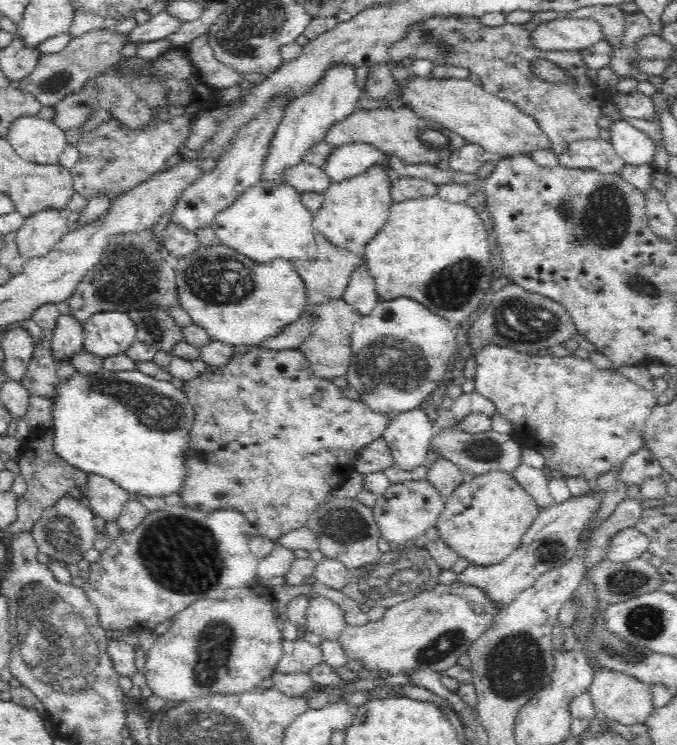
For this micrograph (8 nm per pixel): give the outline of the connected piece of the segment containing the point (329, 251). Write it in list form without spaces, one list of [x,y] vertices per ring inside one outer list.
[[[315,230],[314,236],[318,247],[318,256],[314,260],[292,260],[291,262],[304,281],[308,305],[326,304],[332,299],[343,298],[354,268],[366,265],[362,254],[358,255],[355,252],[334,246],[317,230]]]

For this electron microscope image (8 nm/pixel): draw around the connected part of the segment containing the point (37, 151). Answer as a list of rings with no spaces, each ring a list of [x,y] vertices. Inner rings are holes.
[[[21,116],[12,122],[9,134],[5,137],[15,148],[16,154],[24,160],[36,164],[59,164],[60,156],[67,146],[65,132],[52,120],[38,116]]]

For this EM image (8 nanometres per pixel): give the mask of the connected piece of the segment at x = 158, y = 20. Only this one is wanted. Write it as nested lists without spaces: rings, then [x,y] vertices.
[[[162,10],[149,21],[133,28],[128,35],[128,42],[148,43],[155,40],[162,40],[178,32],[178,28],[184,24],[166,10]]]

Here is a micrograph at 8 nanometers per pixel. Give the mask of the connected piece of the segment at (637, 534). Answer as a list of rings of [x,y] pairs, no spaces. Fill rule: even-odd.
[[[635,526],[619,530],[606,546],[606,559],[612,562],[630,562],[648,551],[650,538]]]

